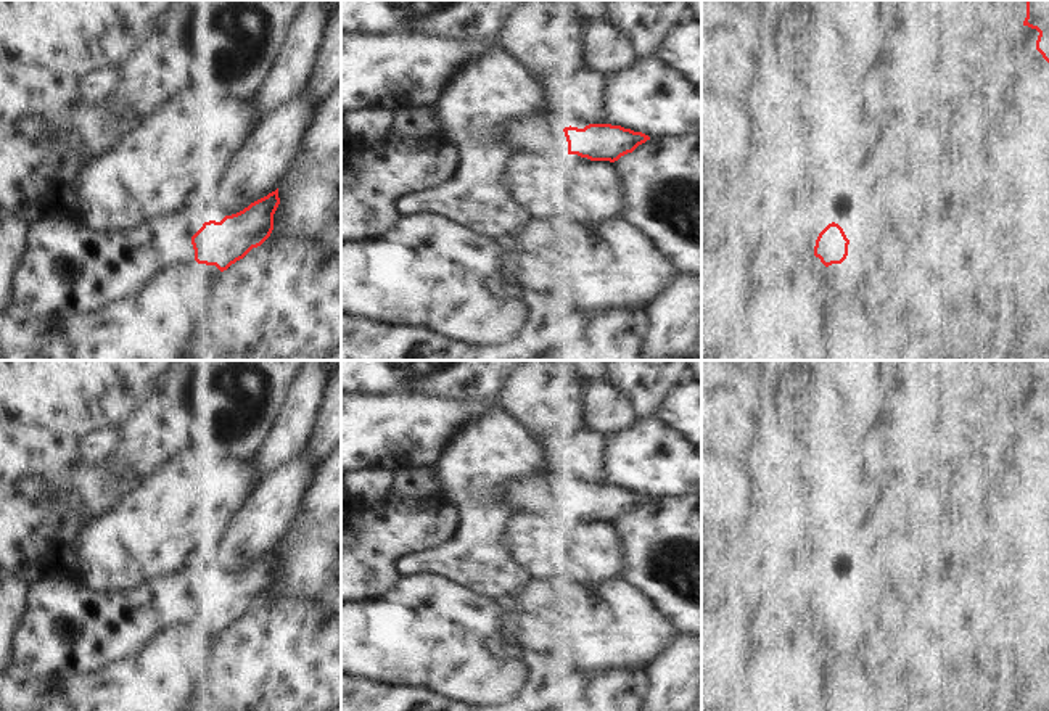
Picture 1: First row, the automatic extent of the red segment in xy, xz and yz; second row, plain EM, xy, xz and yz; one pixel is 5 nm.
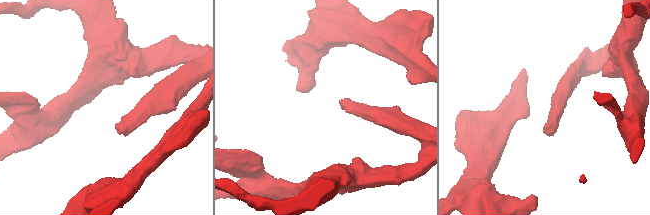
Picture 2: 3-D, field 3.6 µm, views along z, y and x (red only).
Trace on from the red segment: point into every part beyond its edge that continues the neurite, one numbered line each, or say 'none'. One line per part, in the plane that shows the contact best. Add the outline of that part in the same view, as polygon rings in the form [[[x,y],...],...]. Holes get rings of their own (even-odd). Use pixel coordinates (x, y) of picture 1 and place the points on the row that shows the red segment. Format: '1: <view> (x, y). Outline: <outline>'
1: xy (66, 269). Outline: [[[201,209],[151,219],[127,232],[95,232],[76,219],[47,214],[31,220],[27,246],[11,275],[11,299],[43,319],[97,312],[140,291],[156,273],[195,261],[191,236],[206,222]]]

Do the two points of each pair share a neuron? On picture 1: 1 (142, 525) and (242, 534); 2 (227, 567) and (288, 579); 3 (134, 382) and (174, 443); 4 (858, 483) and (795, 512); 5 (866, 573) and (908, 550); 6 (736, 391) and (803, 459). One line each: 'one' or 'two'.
1: two
2: two
3: two
4: two
5: one
6: two

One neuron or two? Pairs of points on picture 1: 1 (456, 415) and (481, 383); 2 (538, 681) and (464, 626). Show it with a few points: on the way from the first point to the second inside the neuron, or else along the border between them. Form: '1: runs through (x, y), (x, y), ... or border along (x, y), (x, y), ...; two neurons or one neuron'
1: border along (431, 394), (454, 399), (496, 398); two neurons
2: border along (522, 647), (526, 679), (515, 694); two neurons

